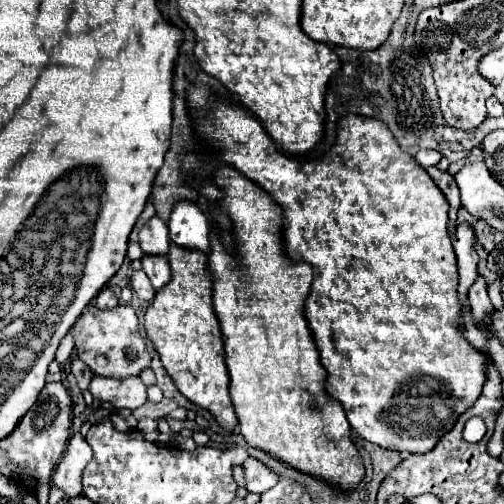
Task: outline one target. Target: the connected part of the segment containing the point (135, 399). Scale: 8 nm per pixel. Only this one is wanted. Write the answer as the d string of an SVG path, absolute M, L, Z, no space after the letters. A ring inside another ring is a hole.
M94 376L90 382L90 394L98 402L110 402L116 408L128 408L128 410L134 410L148 400L146 386L140 378L114 380Z

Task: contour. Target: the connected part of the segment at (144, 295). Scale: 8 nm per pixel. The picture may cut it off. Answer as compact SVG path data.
M138 270L138 272L134 272L134 274L132 274L130 286L132 286L132 290L136 292L136 296L138 296L138 298L142 298L142 300L146 300L146 302L152 302L152 298L154 298L156 290L152 288L150 280L146 280L146 274L144 274L142 270Z

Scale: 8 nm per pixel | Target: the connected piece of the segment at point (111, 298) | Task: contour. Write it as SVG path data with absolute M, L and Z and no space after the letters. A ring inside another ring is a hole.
M102 288L100 294L96 296L96 306L100 310L104 310L104 308L116 308L118 304L120 304L120 300L114 296L114 292L110 288Z

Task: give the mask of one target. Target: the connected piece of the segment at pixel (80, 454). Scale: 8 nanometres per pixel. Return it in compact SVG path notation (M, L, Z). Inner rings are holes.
M74 434L68 448L52 476L54 484L66 492L68 498L82 494L82 470L90 462L90 446L80 434Z

